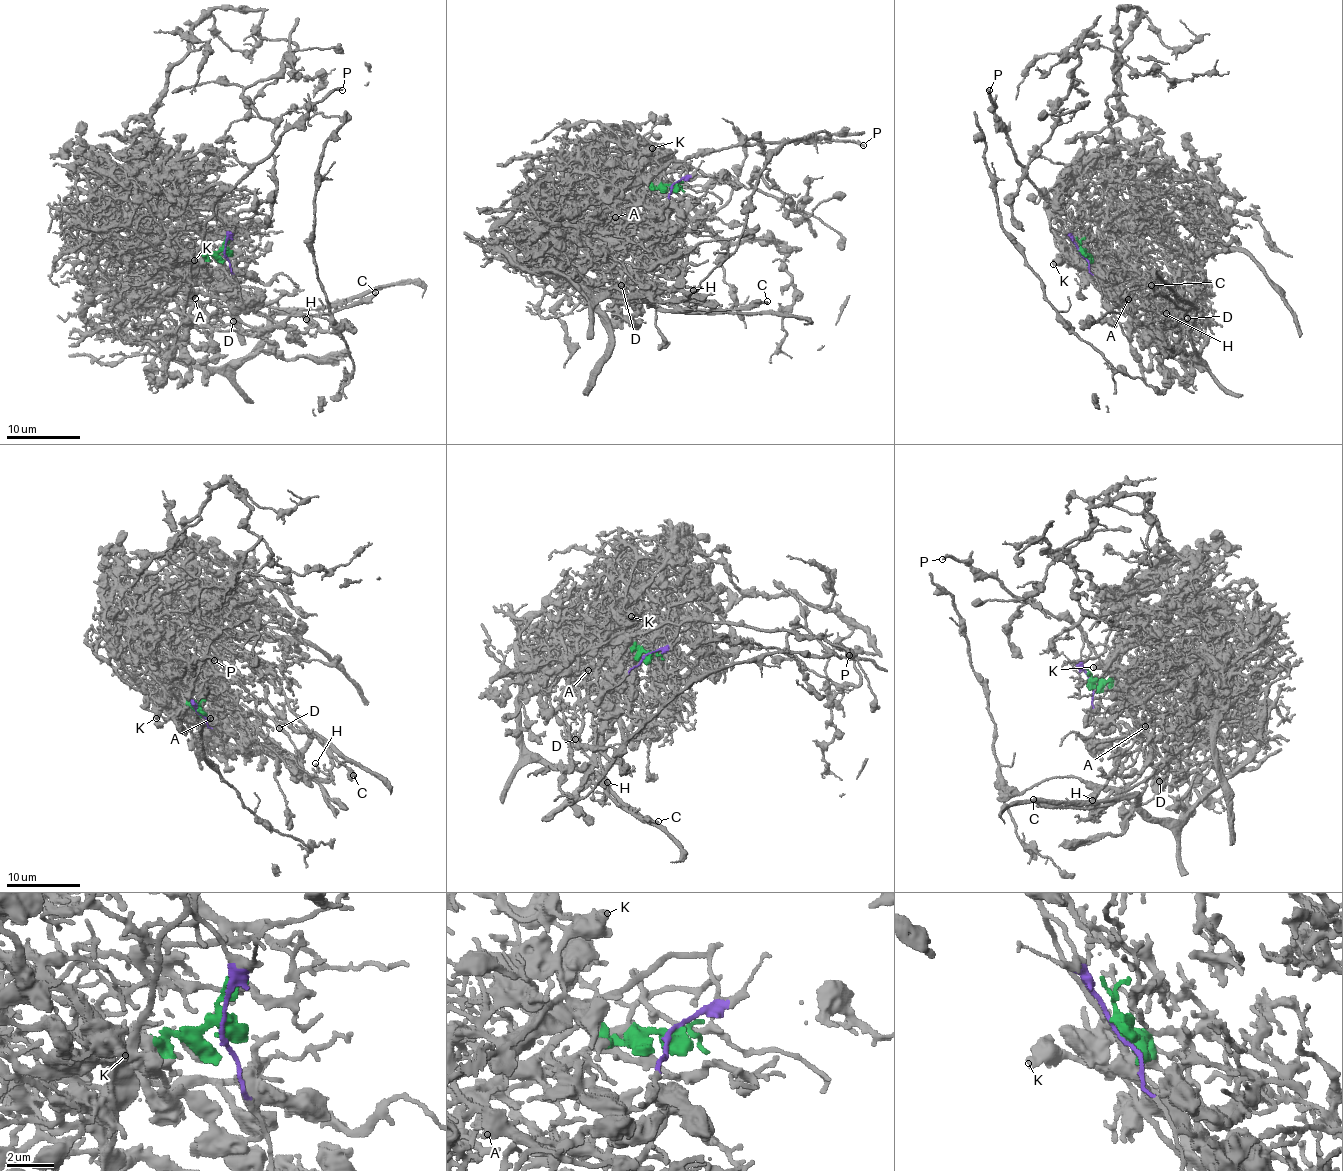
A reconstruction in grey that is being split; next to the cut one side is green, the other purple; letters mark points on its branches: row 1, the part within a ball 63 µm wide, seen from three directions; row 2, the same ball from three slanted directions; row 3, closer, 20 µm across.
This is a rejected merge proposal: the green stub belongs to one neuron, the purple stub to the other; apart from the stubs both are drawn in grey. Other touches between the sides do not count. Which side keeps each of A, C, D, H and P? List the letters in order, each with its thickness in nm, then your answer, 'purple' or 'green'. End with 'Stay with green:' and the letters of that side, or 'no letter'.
A: calibre 380 nm; green
C: calibre 240 nm; green
D: calibre 280 nm; green
H: calibre 170 nm; green
P: calibre 260 nm; purple
Stay with green: A, C, D, H

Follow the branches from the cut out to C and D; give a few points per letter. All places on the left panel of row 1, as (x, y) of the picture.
C: (225, 253), (173, 261), (196, 275), (188, 300), (217, 329), (266, 341), (281, 312), (351, 307), (376, 292)
D: (225, 253), (179, 252), (173, 261), (197, 277), (188, 300), (207, 322), (266, 341), (232, 321)

